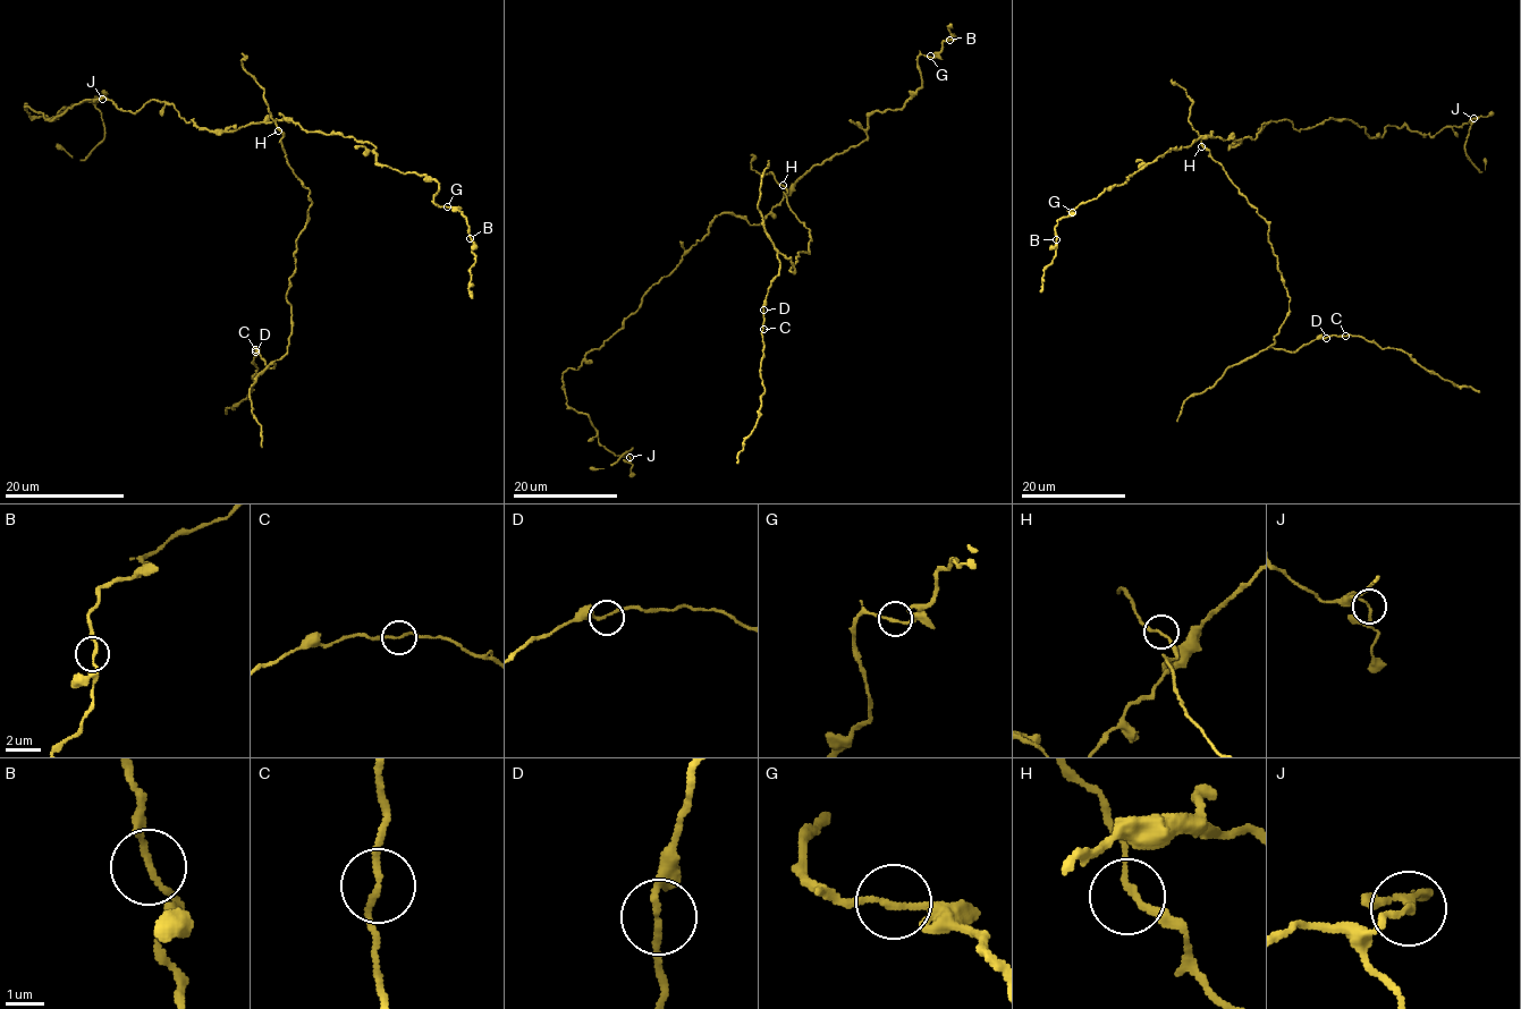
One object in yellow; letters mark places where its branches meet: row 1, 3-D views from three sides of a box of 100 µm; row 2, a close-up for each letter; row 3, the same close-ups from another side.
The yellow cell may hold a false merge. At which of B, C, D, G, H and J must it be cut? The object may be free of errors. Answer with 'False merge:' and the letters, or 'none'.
False merge: none

